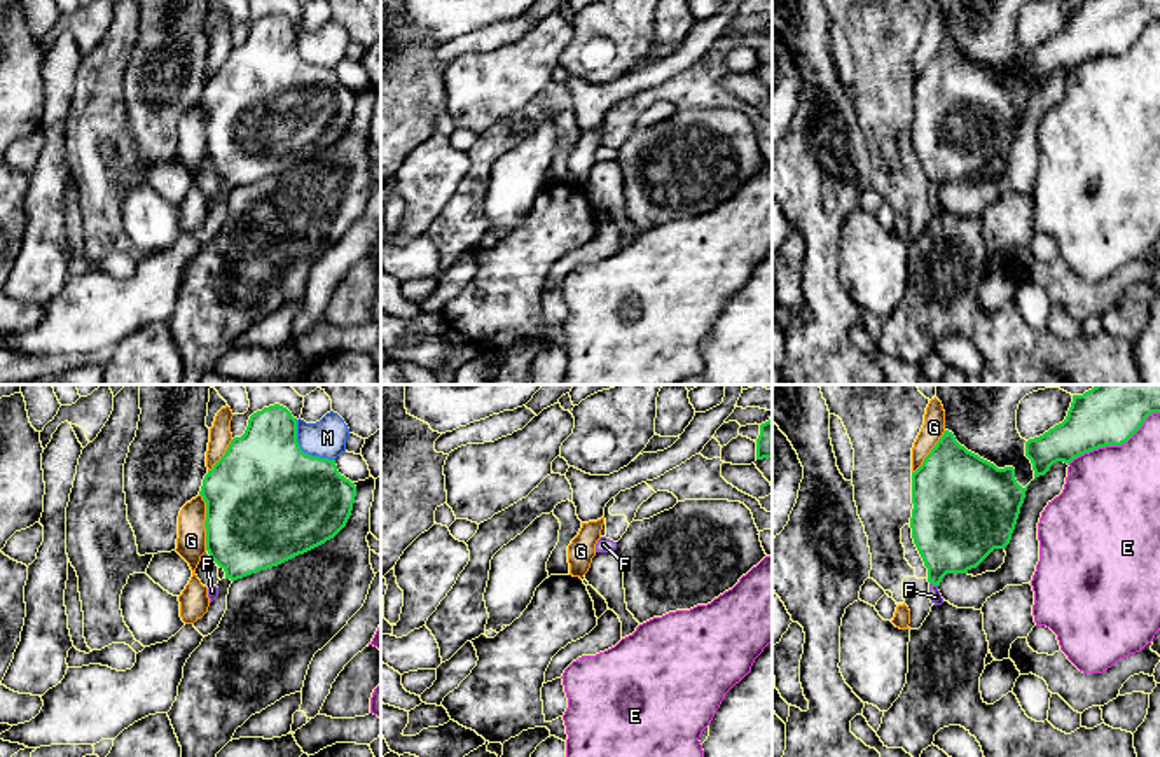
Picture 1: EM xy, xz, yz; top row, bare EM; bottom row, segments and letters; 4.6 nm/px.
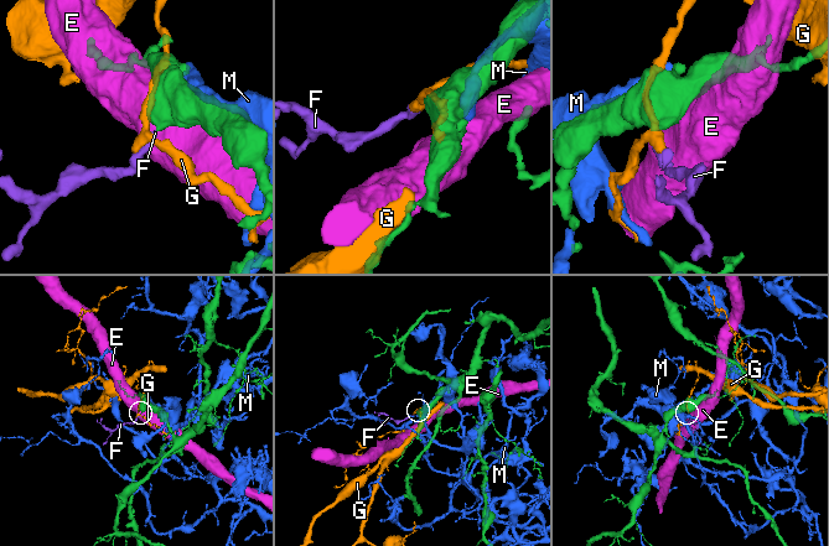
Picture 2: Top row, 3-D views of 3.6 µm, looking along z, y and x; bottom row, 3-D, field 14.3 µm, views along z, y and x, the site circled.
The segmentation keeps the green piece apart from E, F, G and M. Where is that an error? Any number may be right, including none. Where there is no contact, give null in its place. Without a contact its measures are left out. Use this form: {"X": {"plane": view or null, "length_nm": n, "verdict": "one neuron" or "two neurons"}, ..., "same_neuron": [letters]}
{"E": {"plane": "yz", "length_nm": 480, "verdict": "two neurons"}, "F": {"plane": "yz", "length_nm": 40, "verdict": "one neuron"}, "G": {"plane": "xy", "length_nm": 260, "verdict": "two neurons"}, "M": {"plane": "xy", "length_nm": 260, "verdict": "two neurons"}, "same_neuron": ["F"]}

